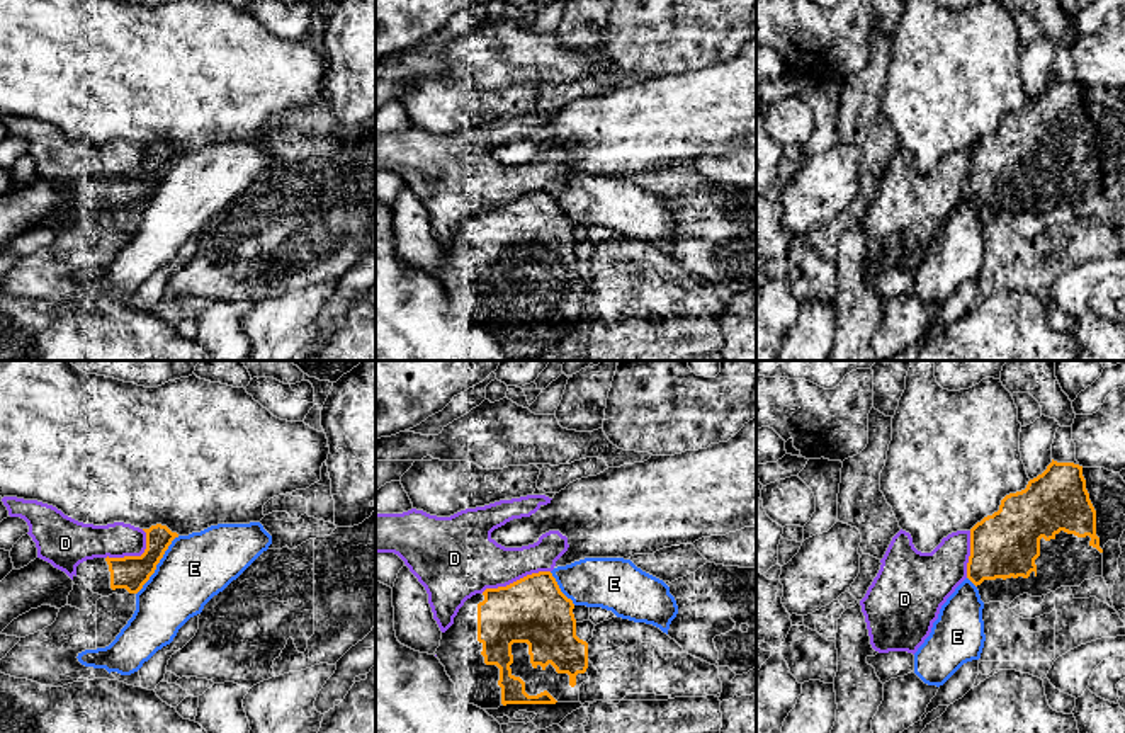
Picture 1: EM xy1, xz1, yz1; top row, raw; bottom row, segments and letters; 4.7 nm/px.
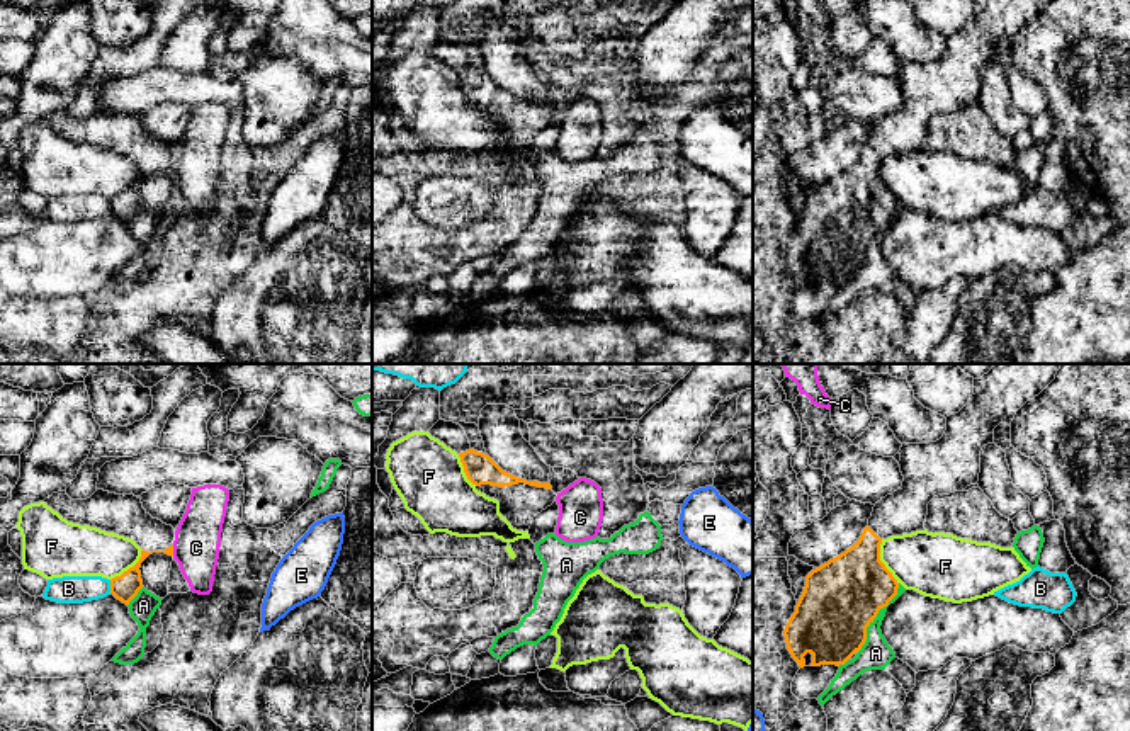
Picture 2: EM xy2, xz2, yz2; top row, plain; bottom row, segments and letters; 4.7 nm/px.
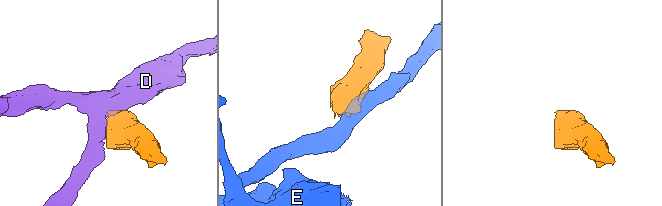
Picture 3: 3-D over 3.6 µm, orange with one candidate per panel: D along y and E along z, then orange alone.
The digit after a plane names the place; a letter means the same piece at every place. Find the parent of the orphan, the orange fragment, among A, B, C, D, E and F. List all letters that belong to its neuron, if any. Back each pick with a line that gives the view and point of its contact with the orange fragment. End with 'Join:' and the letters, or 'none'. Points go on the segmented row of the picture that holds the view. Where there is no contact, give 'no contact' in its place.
Join: none

